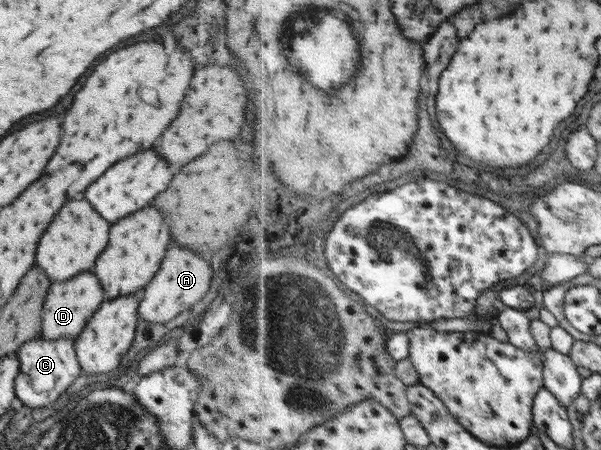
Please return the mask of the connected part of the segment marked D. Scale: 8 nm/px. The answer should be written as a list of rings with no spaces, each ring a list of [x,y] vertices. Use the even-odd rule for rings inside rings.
[[[80,272],[71,280],[65,282],[55,281],[50,283],[46,299],[40,312],[40,335],[44,339],[56,339],[61,337],[75,338],[81,333],[88,318],[97,310],[104,300],[100,282],[91,272]]]

